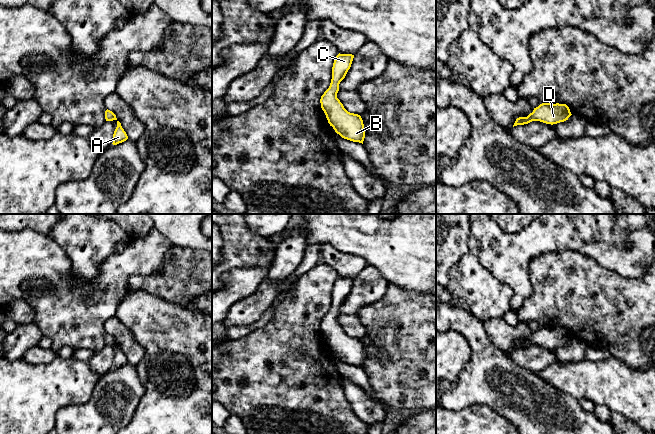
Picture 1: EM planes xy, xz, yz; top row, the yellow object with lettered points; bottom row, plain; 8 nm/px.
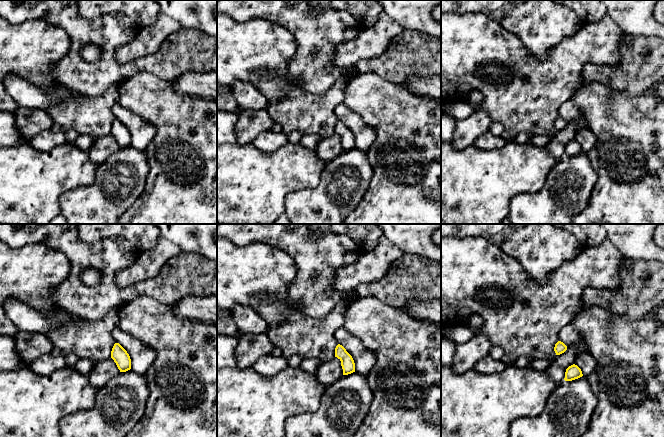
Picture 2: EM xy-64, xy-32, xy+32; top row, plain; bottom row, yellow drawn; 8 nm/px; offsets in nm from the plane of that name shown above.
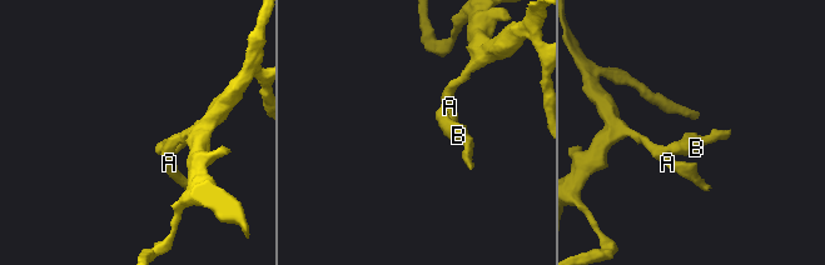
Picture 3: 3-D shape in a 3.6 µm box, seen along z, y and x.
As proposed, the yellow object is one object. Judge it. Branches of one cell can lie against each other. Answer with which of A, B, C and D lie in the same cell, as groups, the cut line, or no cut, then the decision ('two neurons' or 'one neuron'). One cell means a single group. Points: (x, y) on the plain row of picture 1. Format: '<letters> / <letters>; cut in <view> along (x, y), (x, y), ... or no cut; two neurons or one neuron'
A B C D; no cut; one neuron

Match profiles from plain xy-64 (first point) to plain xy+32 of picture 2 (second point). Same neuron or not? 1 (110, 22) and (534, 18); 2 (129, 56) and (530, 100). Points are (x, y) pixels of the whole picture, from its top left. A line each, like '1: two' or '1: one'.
1: one
2: one

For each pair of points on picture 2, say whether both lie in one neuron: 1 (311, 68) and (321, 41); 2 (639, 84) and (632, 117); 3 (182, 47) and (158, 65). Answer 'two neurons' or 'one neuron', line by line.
1: one neuron
2: two neurons
3: one neuron

